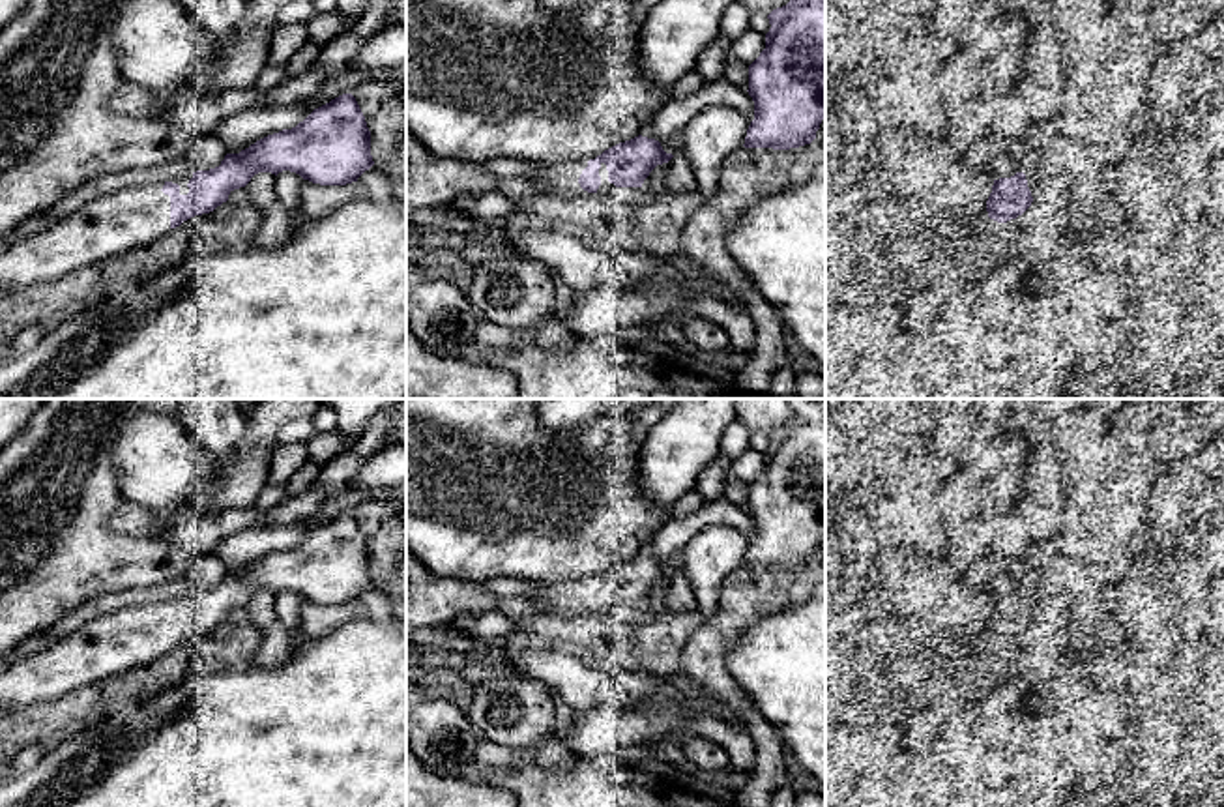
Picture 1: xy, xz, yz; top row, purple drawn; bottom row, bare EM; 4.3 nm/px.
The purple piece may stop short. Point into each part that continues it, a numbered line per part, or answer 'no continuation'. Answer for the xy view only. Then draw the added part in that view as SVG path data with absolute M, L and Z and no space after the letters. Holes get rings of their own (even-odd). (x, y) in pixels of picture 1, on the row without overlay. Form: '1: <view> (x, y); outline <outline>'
1: xy (107, 646); outline M165 601L148 605L135 605L120 609L112 614L103 614L82 627L64 637L43 652L15 661L9 668L0 672L0 710L17 710L36 702L58 700L67 693L84 685L94 685L112 676L120 676L135 667L146 667L152 661L167 655L170 648L170 616L165 614Z

